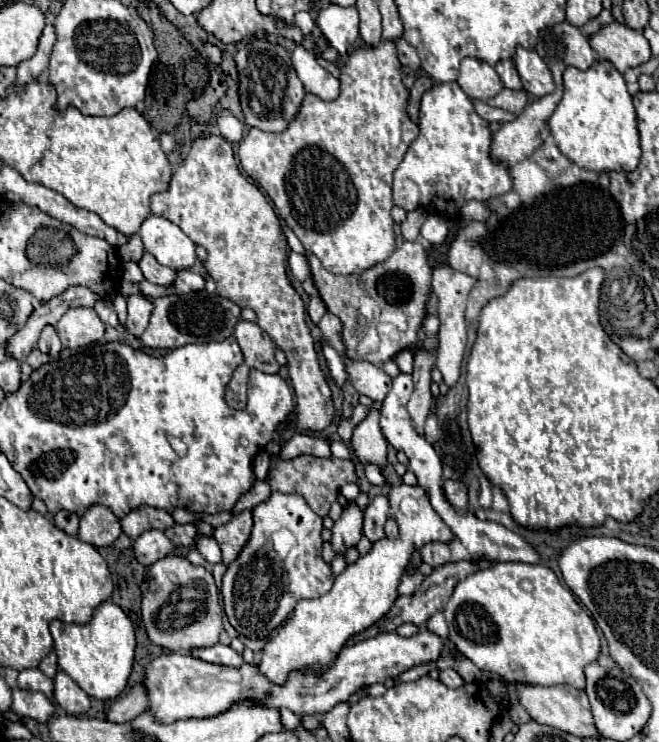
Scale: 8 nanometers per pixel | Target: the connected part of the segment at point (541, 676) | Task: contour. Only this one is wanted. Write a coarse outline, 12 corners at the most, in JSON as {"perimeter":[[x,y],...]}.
{"perimeter":[[546,564],[458,582],[450,640],[506,682],[584,688],[602,646]]}

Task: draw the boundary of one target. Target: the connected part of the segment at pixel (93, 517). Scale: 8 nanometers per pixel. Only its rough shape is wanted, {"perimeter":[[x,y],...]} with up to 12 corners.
{"perimeter":[[92,504],[80,518],[78,538],[110,546],[122,534],[108,506]]}

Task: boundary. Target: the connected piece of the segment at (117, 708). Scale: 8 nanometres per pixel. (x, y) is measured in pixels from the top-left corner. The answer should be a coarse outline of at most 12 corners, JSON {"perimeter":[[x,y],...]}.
{"perimeter":[[138,684],[108,710],[108,722],[124,724],[146,712]]}

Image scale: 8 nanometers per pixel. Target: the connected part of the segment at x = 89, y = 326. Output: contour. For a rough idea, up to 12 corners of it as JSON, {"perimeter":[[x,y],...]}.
{"perimeter":[[70,308],[56,324],[64,348],[104,336],[94,308]]}

